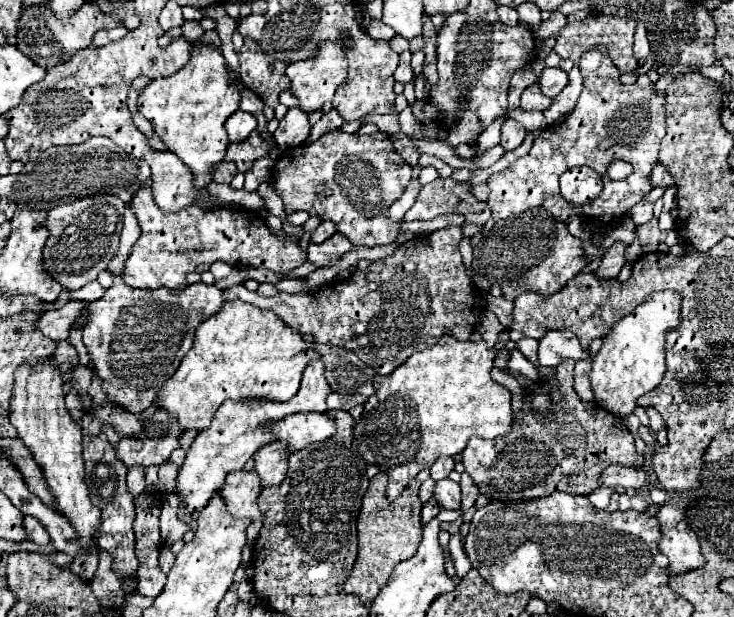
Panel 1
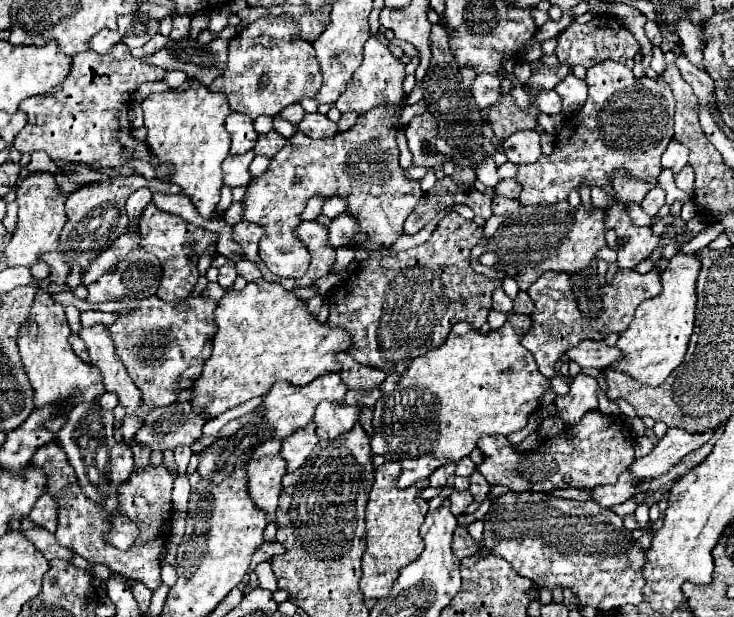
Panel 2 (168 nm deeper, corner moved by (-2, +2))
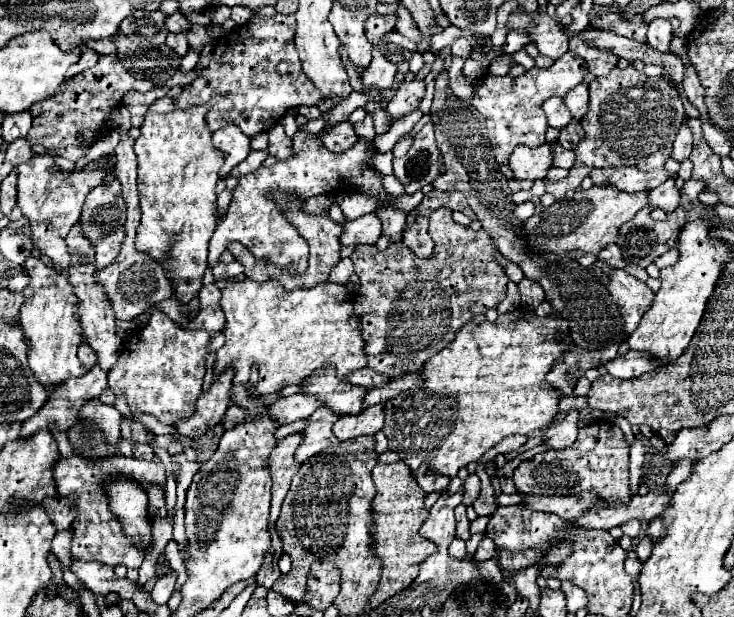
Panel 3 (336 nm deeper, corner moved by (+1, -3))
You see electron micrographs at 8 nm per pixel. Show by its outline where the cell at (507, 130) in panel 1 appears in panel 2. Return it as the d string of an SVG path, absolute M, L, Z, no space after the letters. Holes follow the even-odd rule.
M528 129L508 135L508 139L504 139L504 153L512 163L534 163L542 155L538 131Z

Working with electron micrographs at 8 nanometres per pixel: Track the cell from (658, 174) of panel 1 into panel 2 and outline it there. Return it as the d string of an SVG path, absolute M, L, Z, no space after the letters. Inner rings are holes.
M670 143L668 149L662 155L662 169L672 169L674 173L680 173L688 161L688 149L680 143Z

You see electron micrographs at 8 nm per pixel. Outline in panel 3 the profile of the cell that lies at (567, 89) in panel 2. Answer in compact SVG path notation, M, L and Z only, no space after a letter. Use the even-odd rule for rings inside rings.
M585 82L577 84L571 92L567 92L567 96L563 98L563 102L571 110L573 118L581 120L585 116L585 112L589 110L589 86Z

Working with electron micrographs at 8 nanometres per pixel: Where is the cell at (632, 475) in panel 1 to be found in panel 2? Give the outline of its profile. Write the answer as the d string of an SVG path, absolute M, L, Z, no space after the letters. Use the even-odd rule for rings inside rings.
M668 429L650 455L632 461L632 465L628 467L630 477L636 483L644 483L668 473L684 455L704 445L712 437L712 433L714 431L708 431L704 435L692 435L682 429Z

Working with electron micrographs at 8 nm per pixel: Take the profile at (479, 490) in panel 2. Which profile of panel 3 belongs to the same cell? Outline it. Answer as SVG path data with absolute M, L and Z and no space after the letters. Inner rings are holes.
M495 450L485 452L485 456L483 456L483 460L479 462L479 468L477 468L477 476L481 478L481 494L479 494L479 498L475 500L475 504L473 504L477 516L491 516L491 514L497 510L495 490L493 490L493 486L491 486L491 480L489 480L489 476L487 476L487 472L485 472L485 466L487 466L491 460L495 460L495 458L497 458L497 452L495 452Z

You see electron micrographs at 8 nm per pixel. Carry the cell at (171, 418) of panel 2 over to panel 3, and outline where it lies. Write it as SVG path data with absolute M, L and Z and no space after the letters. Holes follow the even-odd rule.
M225 368L225 372L221 372L221 376L217 376L211 382L211 388L207 392L201 392L197 400L197 412L189 420L177 424L179 434L197 440L199 436L211 432L219 424L229 406L231 384L233 384L233 370Z

